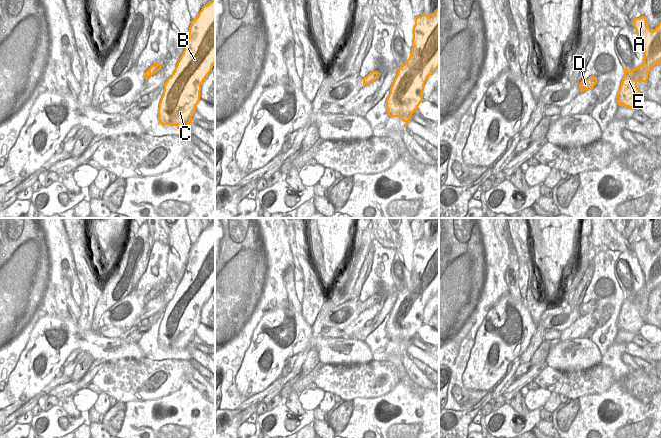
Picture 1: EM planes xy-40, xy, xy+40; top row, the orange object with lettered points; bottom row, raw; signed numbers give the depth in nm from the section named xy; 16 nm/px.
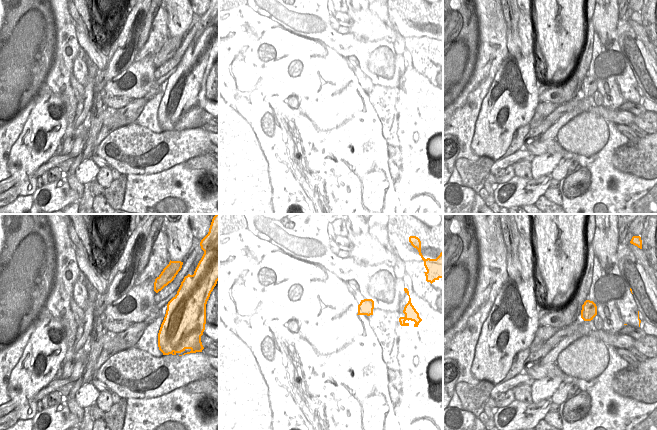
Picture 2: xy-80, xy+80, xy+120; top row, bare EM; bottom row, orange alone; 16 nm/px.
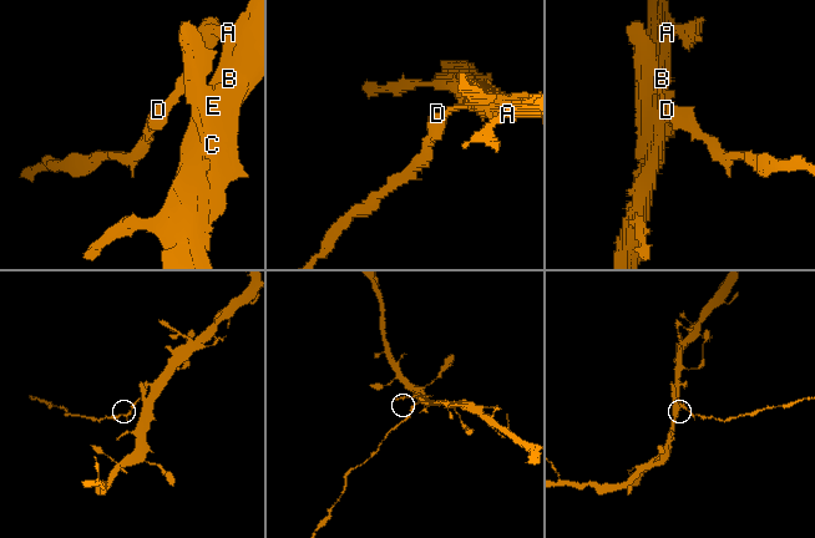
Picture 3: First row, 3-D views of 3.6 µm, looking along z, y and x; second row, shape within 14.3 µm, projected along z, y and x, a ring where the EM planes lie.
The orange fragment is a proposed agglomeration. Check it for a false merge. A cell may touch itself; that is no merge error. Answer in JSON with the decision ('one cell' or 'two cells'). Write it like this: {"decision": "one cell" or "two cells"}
{"decision": "two cells"}

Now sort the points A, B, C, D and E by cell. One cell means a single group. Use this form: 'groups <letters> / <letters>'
groups A B C E / D

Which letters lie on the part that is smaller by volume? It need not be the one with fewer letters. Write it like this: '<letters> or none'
D

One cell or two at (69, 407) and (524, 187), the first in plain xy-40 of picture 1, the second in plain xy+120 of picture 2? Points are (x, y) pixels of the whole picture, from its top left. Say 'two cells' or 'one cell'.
two cells

